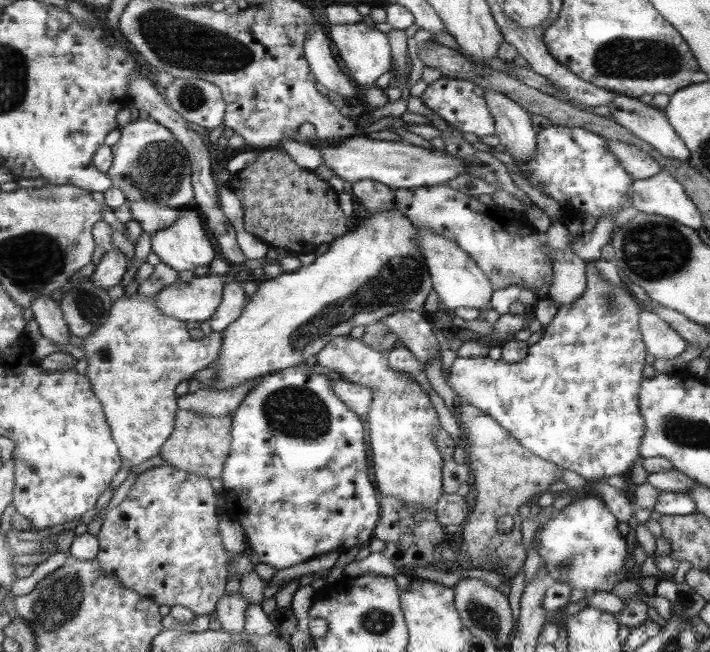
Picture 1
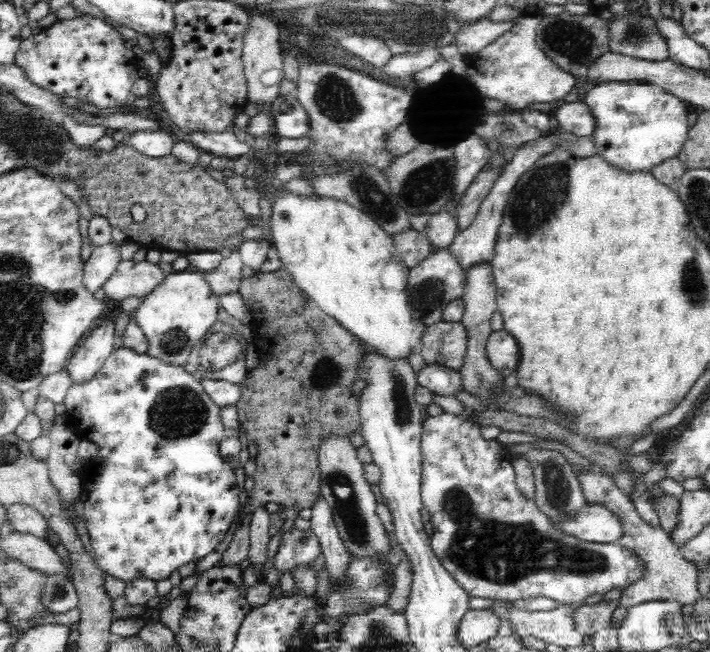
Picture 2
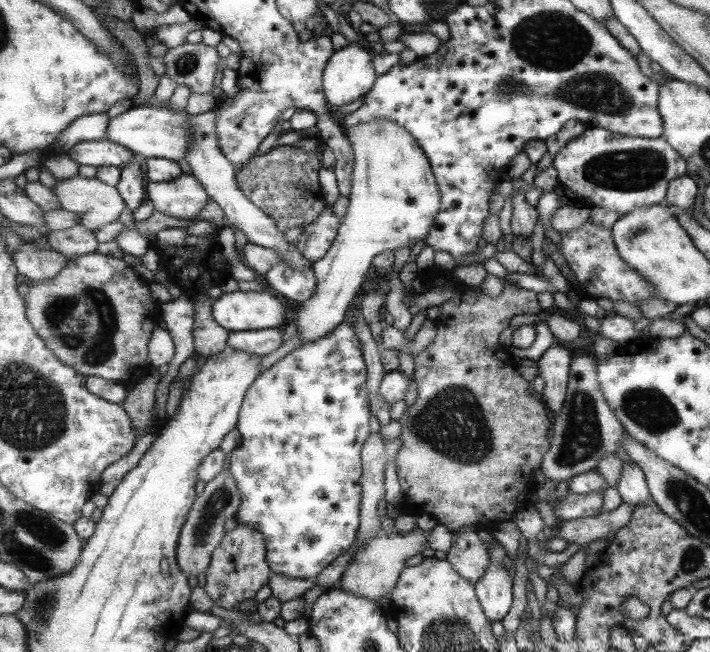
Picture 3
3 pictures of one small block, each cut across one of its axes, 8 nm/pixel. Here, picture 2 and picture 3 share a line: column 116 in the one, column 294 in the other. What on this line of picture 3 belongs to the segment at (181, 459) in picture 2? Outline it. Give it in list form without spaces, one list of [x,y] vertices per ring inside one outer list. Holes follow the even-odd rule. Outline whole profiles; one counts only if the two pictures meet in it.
[[[348,311],[345,322],[340,327],[320,339],[300,345],[259,375],[241,404],[240,418],[236,426],[236,430],[240,432],[241,442],[228,454],[230,457],[230,472],[233,473],[237,488],[240,489],[242,496],[241,506],[235,519],[240,525],[246,525],[252,531],[259,532],[263,536],[266,560],[271,572],[288,578],[316,578],[334,559],[346,554],[358,536],[362,496],[361,478],[363,475],[361,452],[366,439],[371,433],[368,422],[370,422],[372,408],[366,401],[369,390],[368,365],[364,357],[364,345],[357,336],[357,329],[354,328],[352,316],[349,315]]]

